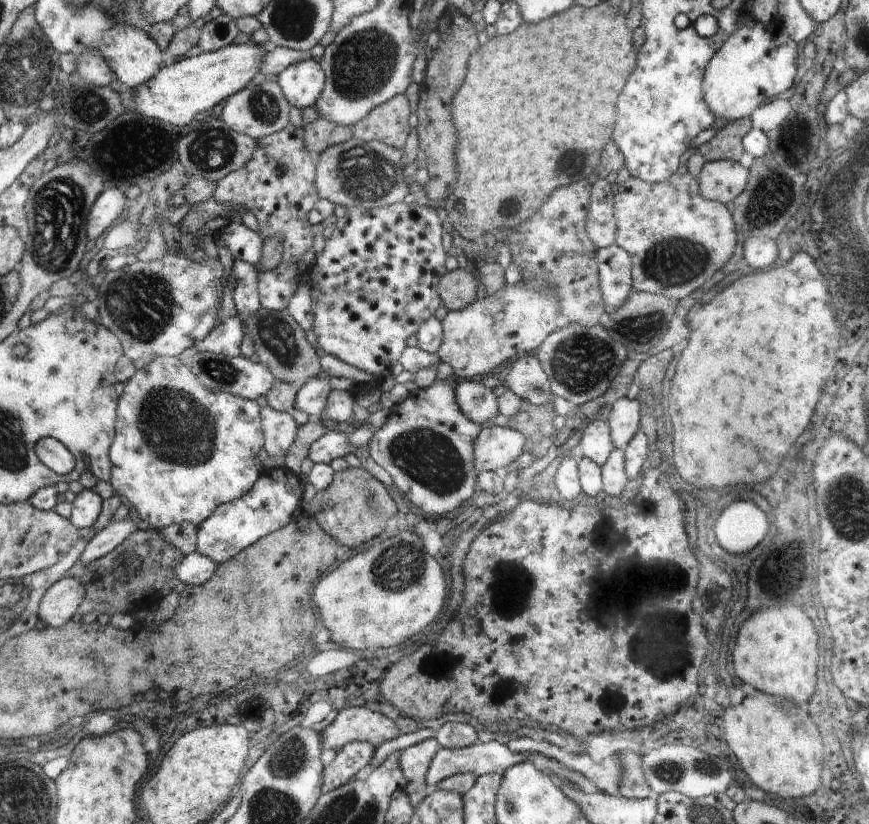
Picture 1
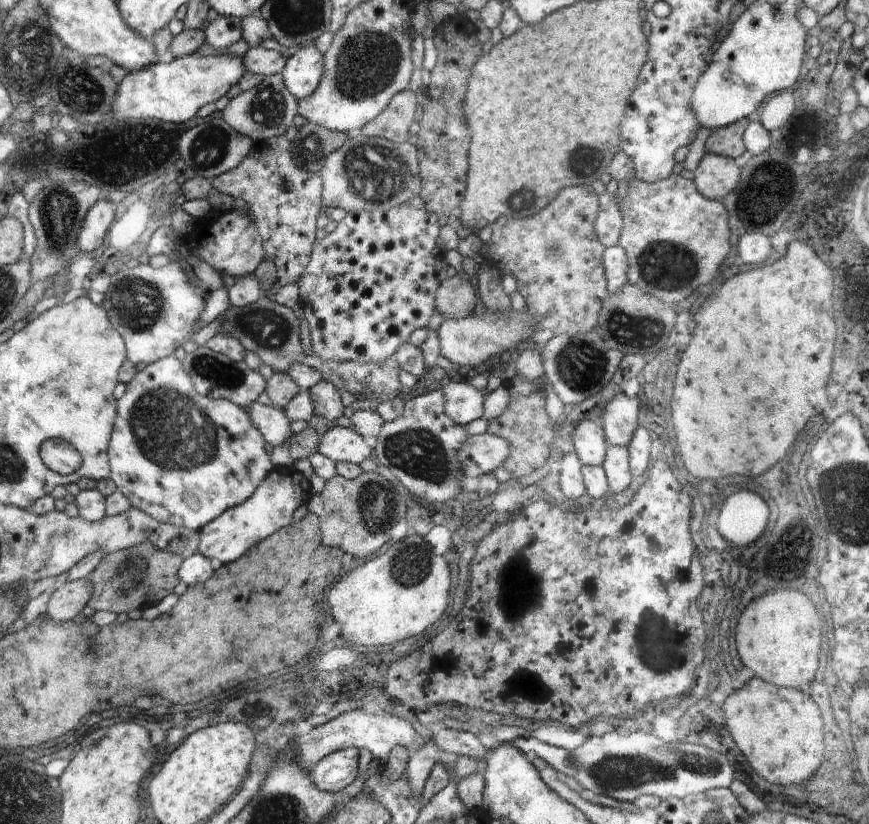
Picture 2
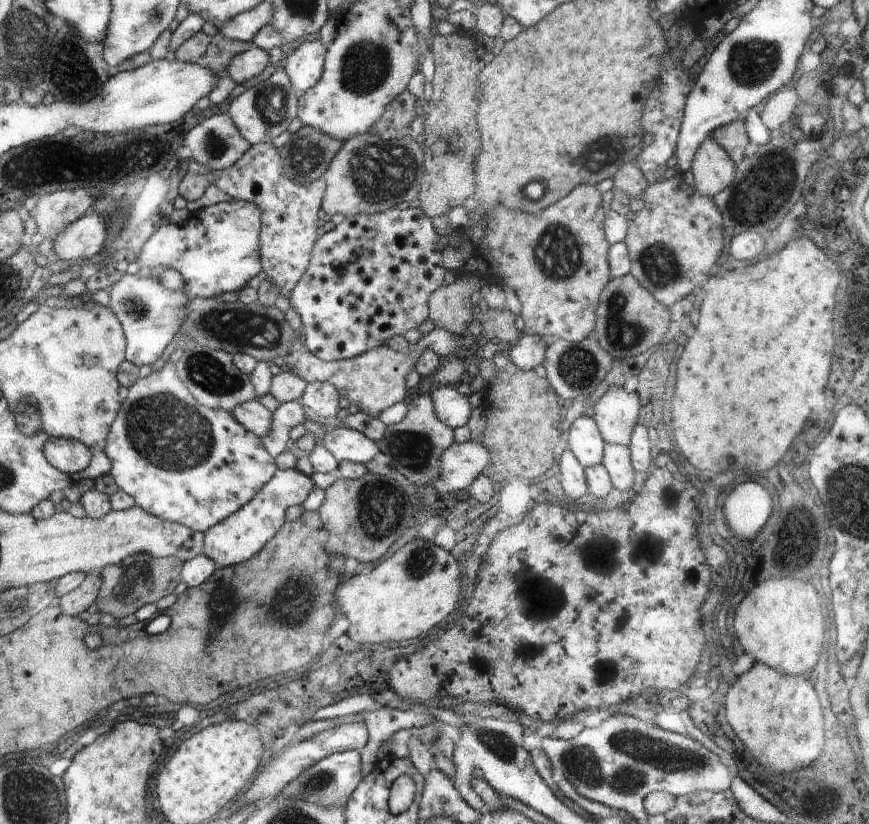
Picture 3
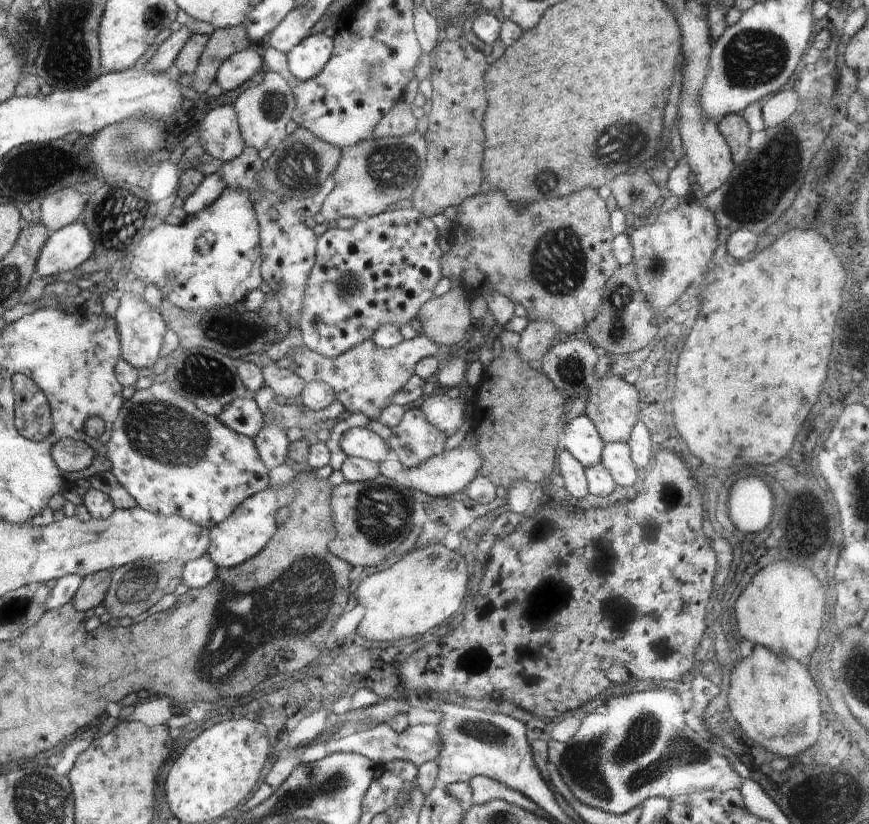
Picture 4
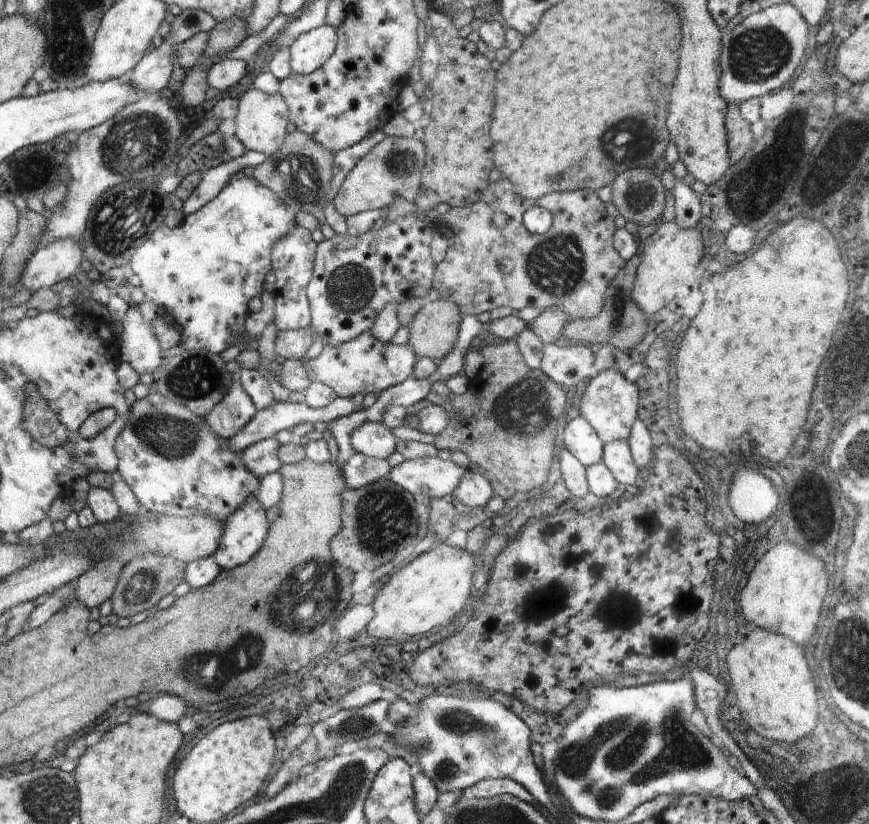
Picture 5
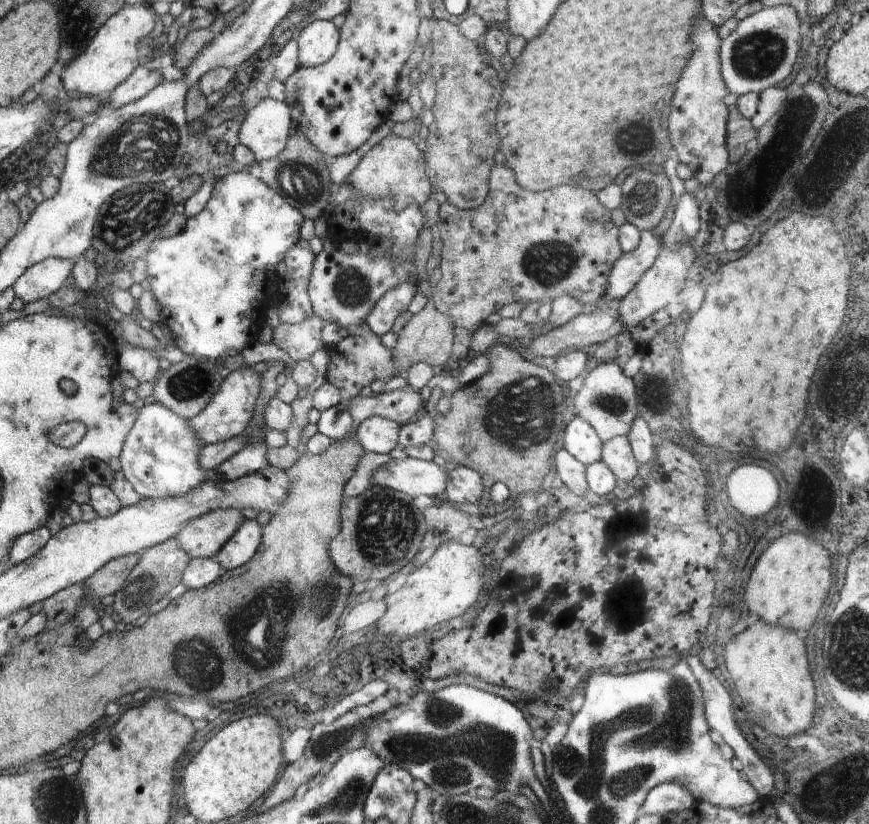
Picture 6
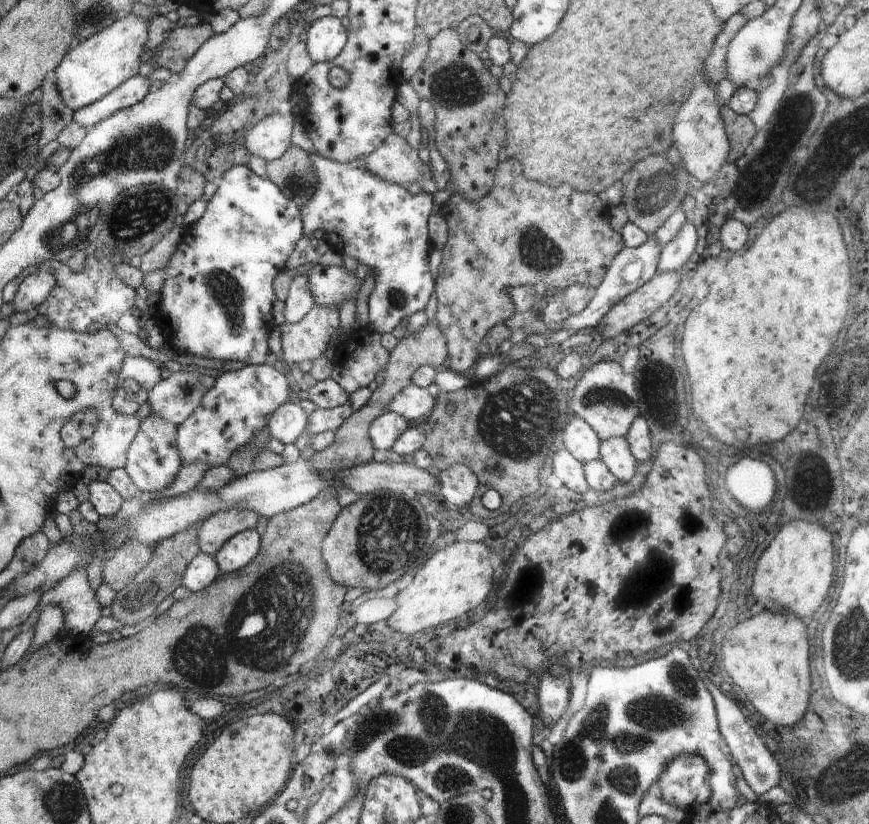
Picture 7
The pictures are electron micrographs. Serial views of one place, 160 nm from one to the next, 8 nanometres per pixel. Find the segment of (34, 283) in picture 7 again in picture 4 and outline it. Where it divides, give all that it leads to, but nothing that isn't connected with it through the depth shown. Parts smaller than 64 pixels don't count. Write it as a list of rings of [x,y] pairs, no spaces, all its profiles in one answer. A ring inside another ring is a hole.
[[[81,220],[54,231],[37,256],[33,279],[50,278],[74,270],[92,257],[94,244],[90,230]]]

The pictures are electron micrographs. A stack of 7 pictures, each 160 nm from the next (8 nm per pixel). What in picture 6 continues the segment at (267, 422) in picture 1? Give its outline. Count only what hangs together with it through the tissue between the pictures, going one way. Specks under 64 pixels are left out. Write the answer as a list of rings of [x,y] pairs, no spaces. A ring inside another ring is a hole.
[[[244,366],[231,371],[228,377],[223,379],[210,402],[188,421],[193,433],[200,439],[201,446],[229,441],[231,438],[244,434],[256,412],[260,390],[261,374],[256,373],[251,367]]]

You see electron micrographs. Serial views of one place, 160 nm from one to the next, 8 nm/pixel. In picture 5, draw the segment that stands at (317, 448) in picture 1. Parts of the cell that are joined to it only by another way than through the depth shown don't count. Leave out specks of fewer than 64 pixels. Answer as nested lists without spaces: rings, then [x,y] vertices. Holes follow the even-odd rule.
[[[383,421],[362,423],[352,431],[350,442],[356,453],[362,453],[369,457],[387,459],[396,451],[396,442],[391,428]]]

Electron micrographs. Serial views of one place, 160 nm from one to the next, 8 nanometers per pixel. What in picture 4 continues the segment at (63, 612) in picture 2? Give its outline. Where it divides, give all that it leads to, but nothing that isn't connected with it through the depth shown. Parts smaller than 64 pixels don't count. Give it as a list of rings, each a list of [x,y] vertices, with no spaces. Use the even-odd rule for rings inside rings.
[[[101,571],[82,577],[81,586],[72,600],[76,611],[95,609],[105,599],[110,583],[111,571]]]

